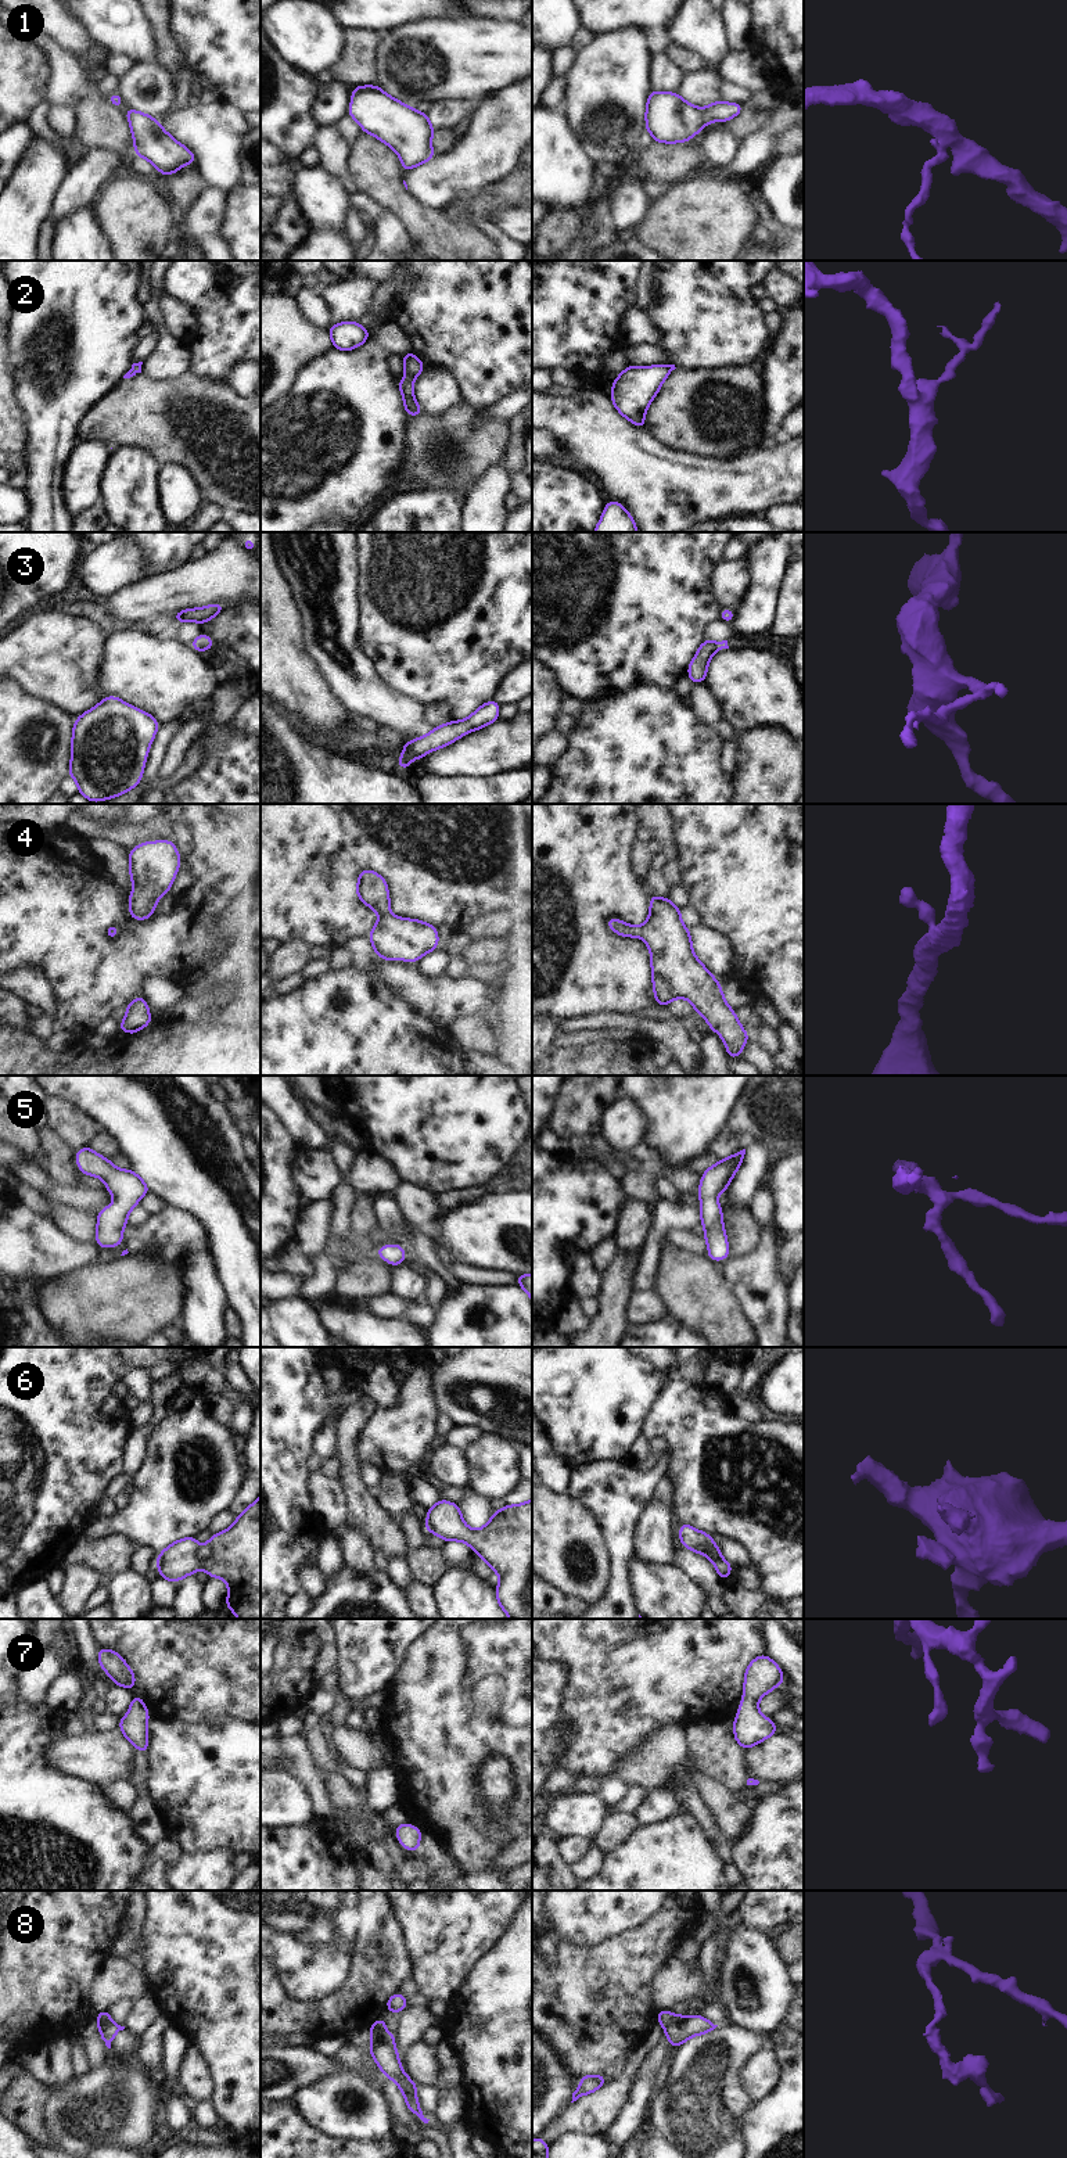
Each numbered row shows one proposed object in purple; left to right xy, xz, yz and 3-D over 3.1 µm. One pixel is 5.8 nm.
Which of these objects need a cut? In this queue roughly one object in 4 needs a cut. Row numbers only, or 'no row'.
8

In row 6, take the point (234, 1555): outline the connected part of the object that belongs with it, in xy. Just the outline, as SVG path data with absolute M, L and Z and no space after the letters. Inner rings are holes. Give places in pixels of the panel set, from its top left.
M261 1495L236 1516L230 1529L212 1534L204 1548L194 1536L177 1540L158 1554L155 1566L168 1581L180 1581L204 1568L209 1577L222 1577L227 1583L224 1604L238 1619L261 1619Z

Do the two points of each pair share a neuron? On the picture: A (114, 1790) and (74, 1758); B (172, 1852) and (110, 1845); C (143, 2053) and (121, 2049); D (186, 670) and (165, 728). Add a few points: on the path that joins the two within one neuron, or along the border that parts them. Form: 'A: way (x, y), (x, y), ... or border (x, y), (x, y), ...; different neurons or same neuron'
A: border (125, 1780), (112, 1780), (99, 1785); different neurons
B: border (148, 1846), (148, 1853), (155, 1857); different neurons
C: border (137, 2038), (132, 2056); different neurons
D: border (183, 721), (166, 720), (160, 724); different neurons

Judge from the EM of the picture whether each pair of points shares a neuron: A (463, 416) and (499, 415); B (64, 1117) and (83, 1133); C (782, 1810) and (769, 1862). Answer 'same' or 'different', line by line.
A: different
B: same
C: same

